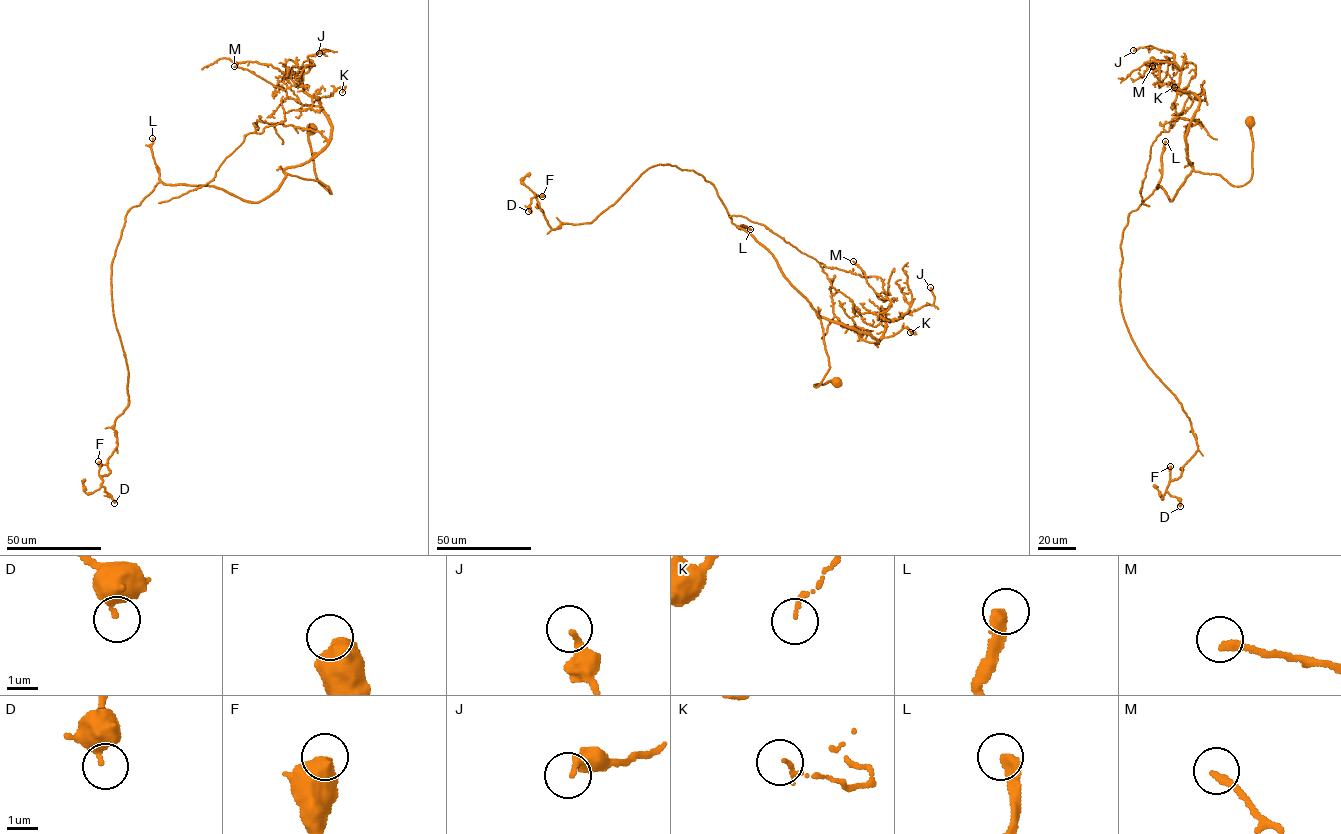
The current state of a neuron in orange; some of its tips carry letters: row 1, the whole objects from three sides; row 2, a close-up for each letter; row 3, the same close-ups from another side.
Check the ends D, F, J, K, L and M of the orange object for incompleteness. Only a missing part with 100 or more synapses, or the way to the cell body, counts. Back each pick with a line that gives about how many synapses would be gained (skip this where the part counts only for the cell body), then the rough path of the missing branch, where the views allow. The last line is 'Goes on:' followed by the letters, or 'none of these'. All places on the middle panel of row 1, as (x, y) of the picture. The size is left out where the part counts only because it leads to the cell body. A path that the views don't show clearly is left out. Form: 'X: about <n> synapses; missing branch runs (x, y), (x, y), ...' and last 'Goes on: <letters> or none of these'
L: about 250 synapses; missing branch runs (750, 229), (758, 231), (788, 256), (819, 270), (869, 312), (861, 296), (838, 283)
Goes on: L

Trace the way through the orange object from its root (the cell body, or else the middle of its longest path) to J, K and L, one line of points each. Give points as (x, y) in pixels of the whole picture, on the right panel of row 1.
J: (1249, 122), (1249, 181), (1234, 186), (1193, 171), (1185, 140), (1199, 100), (1177, 92), (1173, 53), (1133, 50)
K: (1249, 122), (1249, 181), (1234, 186), (1219, 174), (1193, 171), (1185, 140), (1199, 98), (1172, 80), (1174, 87)
L: (1249, 122), (1252, 173), (1241, 186), (1192, 170), (1170, 201), (1156, 186), (1165, 141)

